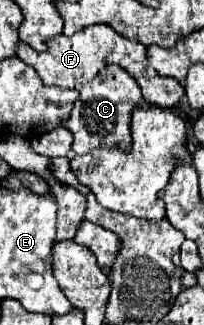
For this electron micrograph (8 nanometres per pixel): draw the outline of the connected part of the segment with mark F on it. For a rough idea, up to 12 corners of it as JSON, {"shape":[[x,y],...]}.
{"shape":[[110,26],[58,36],[18,58],[46,86],[76,88],[118,64],[152,106],[174,108],[180,82],[162,78],[146,46]]}

